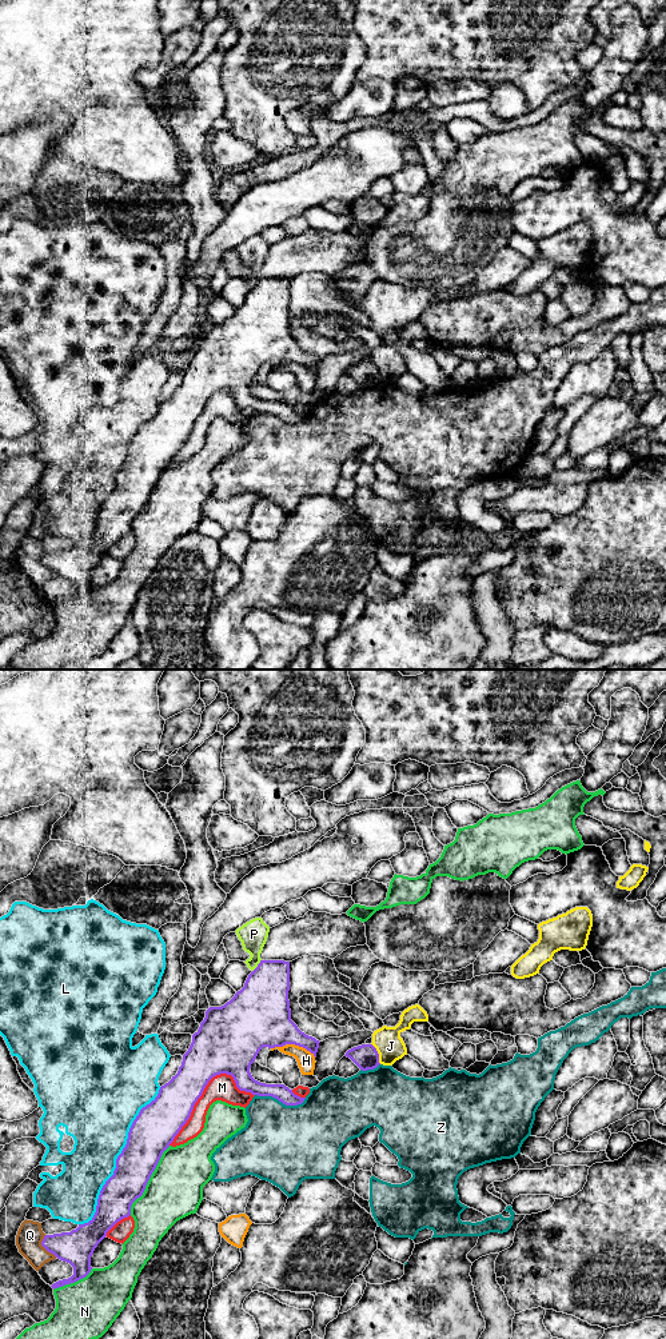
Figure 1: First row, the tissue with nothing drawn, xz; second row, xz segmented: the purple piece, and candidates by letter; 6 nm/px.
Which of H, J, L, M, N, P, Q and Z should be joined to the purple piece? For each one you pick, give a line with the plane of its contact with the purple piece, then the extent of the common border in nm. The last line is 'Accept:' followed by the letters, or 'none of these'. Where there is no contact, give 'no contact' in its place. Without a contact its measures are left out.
Accept: none of these

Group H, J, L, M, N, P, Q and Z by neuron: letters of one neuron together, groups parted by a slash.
H / J / L / M / N / P / Q / Z

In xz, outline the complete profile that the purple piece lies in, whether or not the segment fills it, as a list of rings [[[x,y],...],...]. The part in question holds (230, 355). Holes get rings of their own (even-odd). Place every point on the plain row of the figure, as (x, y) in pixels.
[[[260,277],[248,292],[244,304],[230,319],[222,324],[210,324],[206,328],[204,337],[192,352],[192,360],[183,372],[178,391],[160,404],[157,413],[143,424],[133,437],[127,461],[116,476],[113,492],[100,508],[93,535],[88,540],[79,541],[71,549],[44,553],[41,563],[73,584],[73,592],[53,600],[51,603],[53,607],[75,600],[91,589],[91,573],[95,565],[117,539],[131,532],[132,520],[143,512],[163,469],[187,440],[195,420],[214,393],[231,392],[240,408],[258,413],[272,413],[286,423],[298,423],[304,419],[306,415],[295,412],[284,401],[260,400],[250,389],[251,381],[263,364],[275,365],[295,361],[306,365],[316,375],[320,359],[302,349],[291,337],[288,308],[290,279]]]

